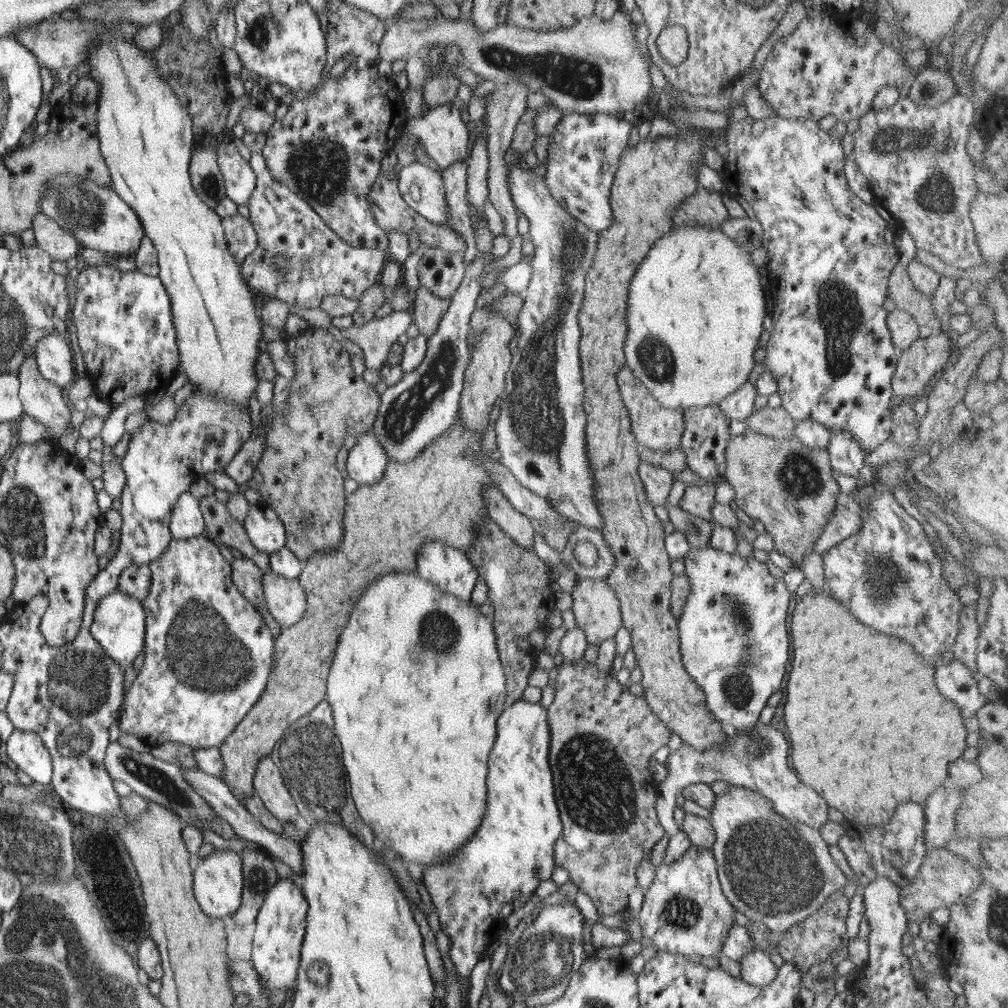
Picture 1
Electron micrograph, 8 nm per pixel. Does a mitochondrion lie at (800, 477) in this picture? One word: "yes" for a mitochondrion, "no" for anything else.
yes

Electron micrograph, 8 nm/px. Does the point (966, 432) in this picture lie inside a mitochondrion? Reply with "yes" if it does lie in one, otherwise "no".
no

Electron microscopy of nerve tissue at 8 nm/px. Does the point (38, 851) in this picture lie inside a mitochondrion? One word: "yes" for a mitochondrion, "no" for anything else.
yes

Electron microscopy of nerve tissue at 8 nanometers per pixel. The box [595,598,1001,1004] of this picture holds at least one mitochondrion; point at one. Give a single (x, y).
(775, 872)

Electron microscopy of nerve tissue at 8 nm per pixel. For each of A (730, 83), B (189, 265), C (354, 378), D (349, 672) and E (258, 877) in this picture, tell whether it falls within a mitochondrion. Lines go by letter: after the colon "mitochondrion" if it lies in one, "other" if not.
A: other
B: other
C: other
D: other
E: mitochondrion

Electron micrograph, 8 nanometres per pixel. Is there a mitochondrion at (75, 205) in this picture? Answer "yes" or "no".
yes

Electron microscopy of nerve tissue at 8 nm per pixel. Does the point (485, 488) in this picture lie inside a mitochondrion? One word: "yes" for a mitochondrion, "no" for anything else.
no

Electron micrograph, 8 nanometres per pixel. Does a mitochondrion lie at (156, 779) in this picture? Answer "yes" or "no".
yes

